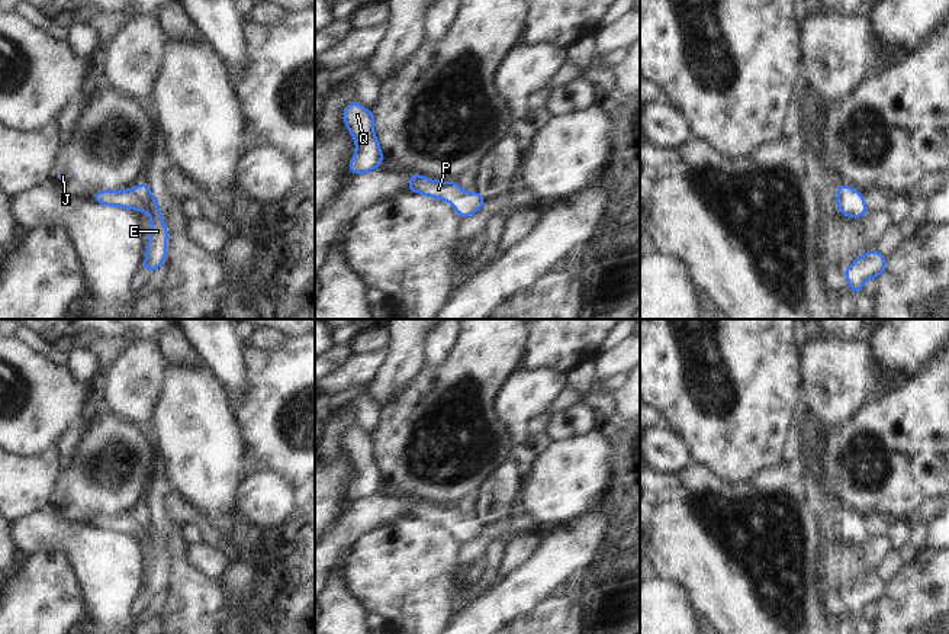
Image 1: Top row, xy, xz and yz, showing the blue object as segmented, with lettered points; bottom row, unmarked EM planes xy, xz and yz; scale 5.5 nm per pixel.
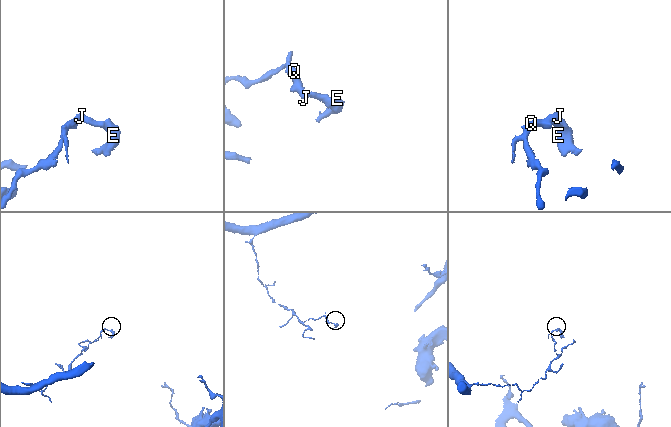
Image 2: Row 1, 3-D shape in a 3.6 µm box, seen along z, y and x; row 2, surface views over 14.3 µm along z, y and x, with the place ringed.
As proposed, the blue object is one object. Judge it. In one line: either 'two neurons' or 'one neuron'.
one neuron

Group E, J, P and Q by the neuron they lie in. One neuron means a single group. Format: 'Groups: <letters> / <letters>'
Groups: E J P Q

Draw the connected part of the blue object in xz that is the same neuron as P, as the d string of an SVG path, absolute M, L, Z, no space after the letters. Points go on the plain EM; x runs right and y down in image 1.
M409 499L408 515L448 527L460 543L474 540L486 527L476 515L464 516L456 505L438 506L422 499Z

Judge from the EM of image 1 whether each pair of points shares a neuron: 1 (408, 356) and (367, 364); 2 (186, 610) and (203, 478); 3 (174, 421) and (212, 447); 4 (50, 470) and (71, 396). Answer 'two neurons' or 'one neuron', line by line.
1: two neurons
2: two neurons
3: one neuron
4: two neurons

